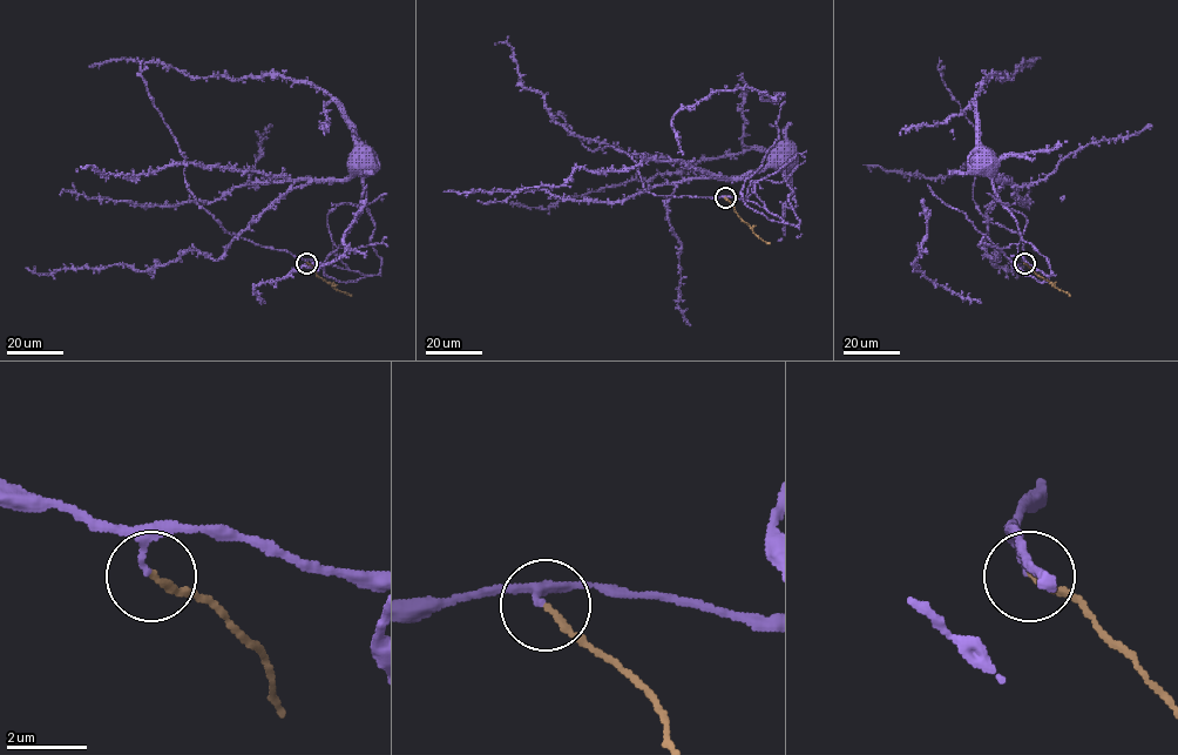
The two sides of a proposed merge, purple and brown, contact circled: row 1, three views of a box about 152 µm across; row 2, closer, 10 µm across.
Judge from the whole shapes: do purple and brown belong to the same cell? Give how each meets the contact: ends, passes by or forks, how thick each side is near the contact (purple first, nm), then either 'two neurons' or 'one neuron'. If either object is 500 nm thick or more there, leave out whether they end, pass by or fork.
purple ends | brown ends | 140/170 nm | one neuron

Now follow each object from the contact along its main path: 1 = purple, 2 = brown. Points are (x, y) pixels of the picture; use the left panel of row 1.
1: (306, 263), (346, 269), (333, 251), (327, 218), (338, 206), (369, 203), (367, 160)
2: (306, 263), (334, 289), (352, 294)

